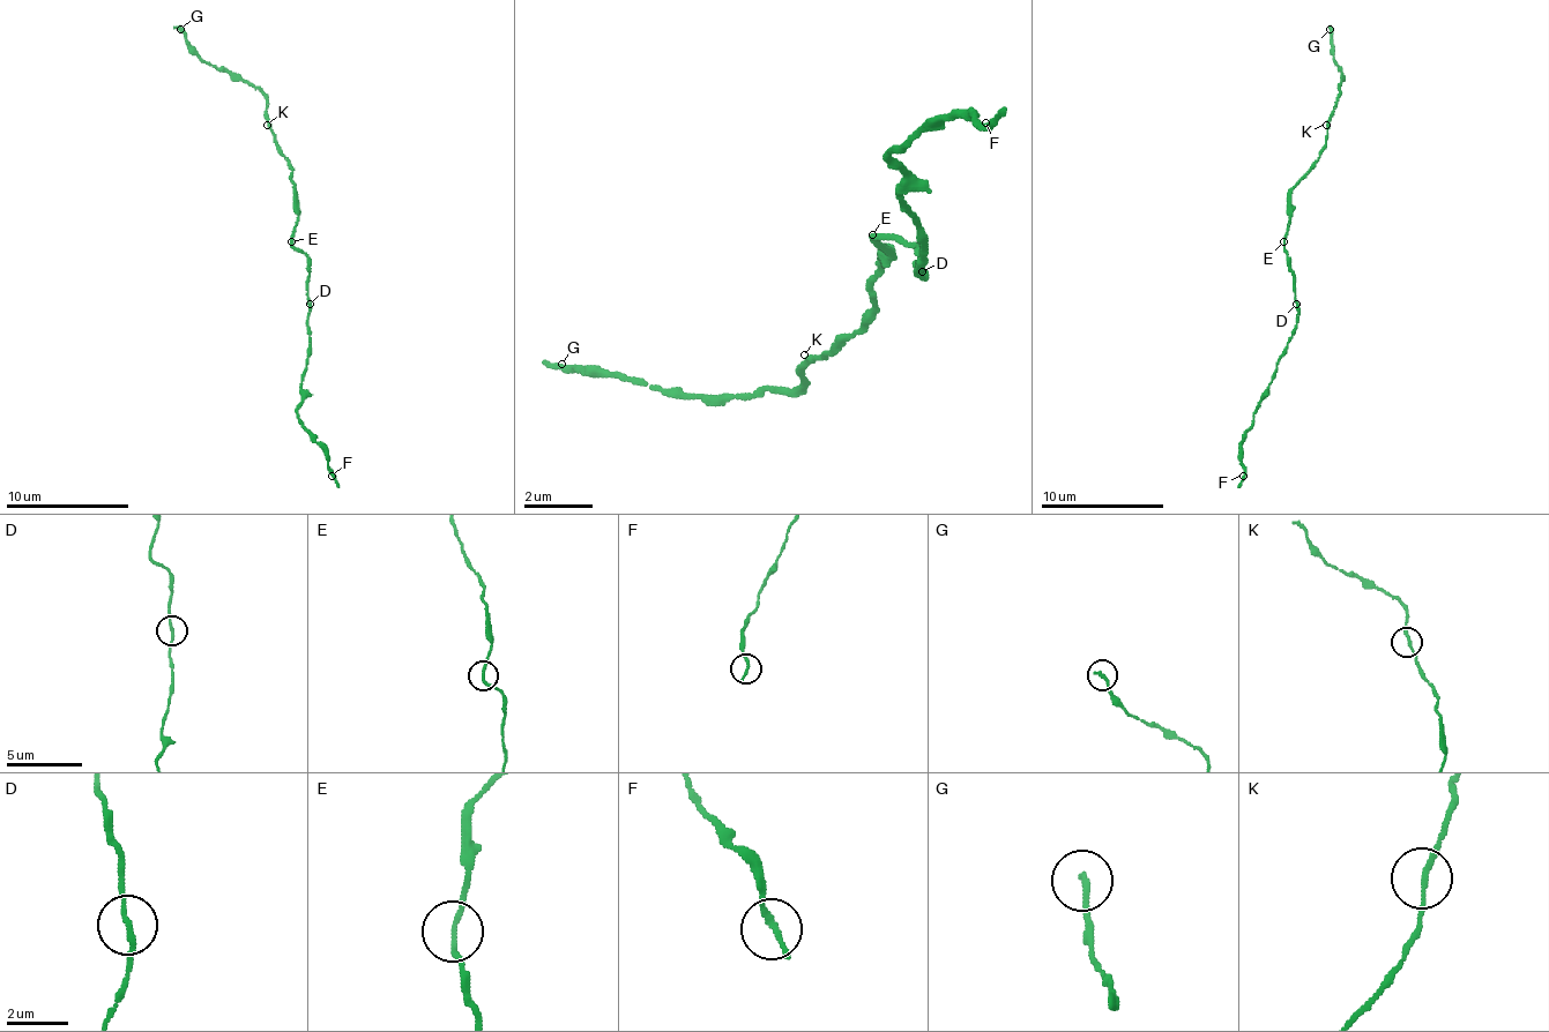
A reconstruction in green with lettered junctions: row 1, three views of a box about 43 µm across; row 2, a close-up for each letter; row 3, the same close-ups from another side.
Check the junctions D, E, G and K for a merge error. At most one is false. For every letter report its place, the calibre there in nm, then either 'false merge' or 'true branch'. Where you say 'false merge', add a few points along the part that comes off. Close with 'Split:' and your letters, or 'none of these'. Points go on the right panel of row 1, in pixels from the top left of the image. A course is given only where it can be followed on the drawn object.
D: at (1296, 304); 160 nm thick; true branch
E: at (1283, 241); 170 nm thick; true branch
G: at (1330, 29); 220 nm thick; true branch
K: at (1326, 125); 170 nm thick; true branch
Split: none of these

